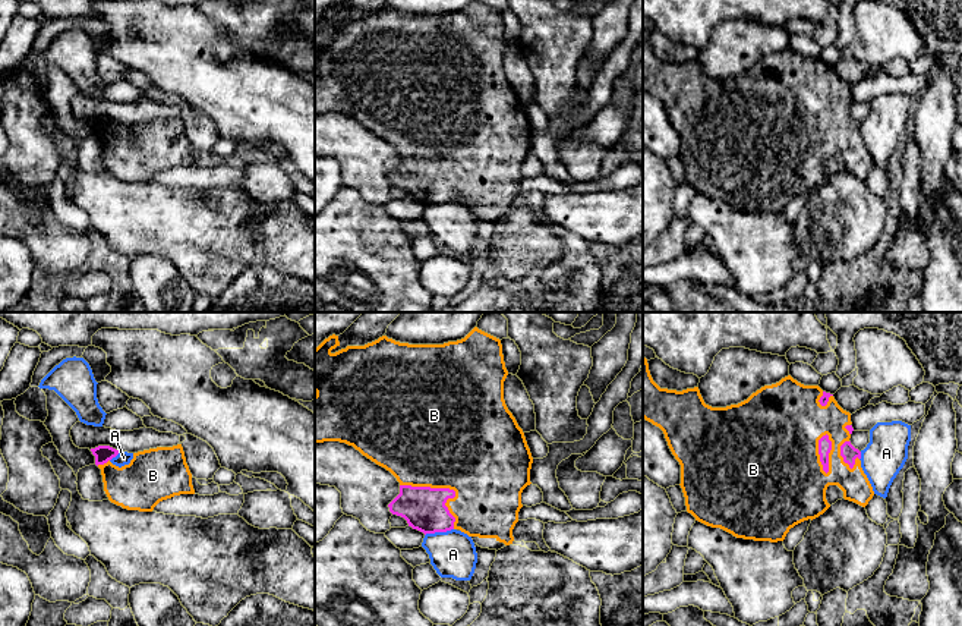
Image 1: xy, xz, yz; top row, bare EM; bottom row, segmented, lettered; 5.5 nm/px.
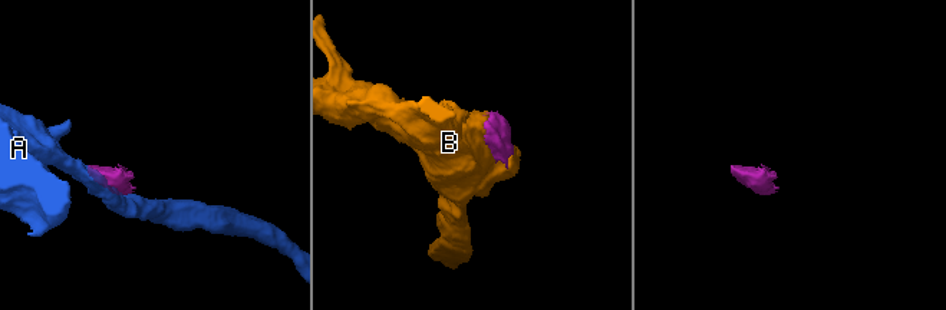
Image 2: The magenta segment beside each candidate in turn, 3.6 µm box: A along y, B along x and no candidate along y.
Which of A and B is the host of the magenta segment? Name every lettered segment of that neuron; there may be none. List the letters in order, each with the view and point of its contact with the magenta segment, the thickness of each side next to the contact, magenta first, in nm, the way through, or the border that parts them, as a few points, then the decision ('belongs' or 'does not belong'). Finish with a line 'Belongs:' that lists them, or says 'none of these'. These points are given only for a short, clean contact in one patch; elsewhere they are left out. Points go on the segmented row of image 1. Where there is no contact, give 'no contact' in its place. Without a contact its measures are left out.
A: xz (438, 531) | 240/260 nm | does not belong
B: xz (447, 488) | 240/500 nm | belongs
Belongs: B

